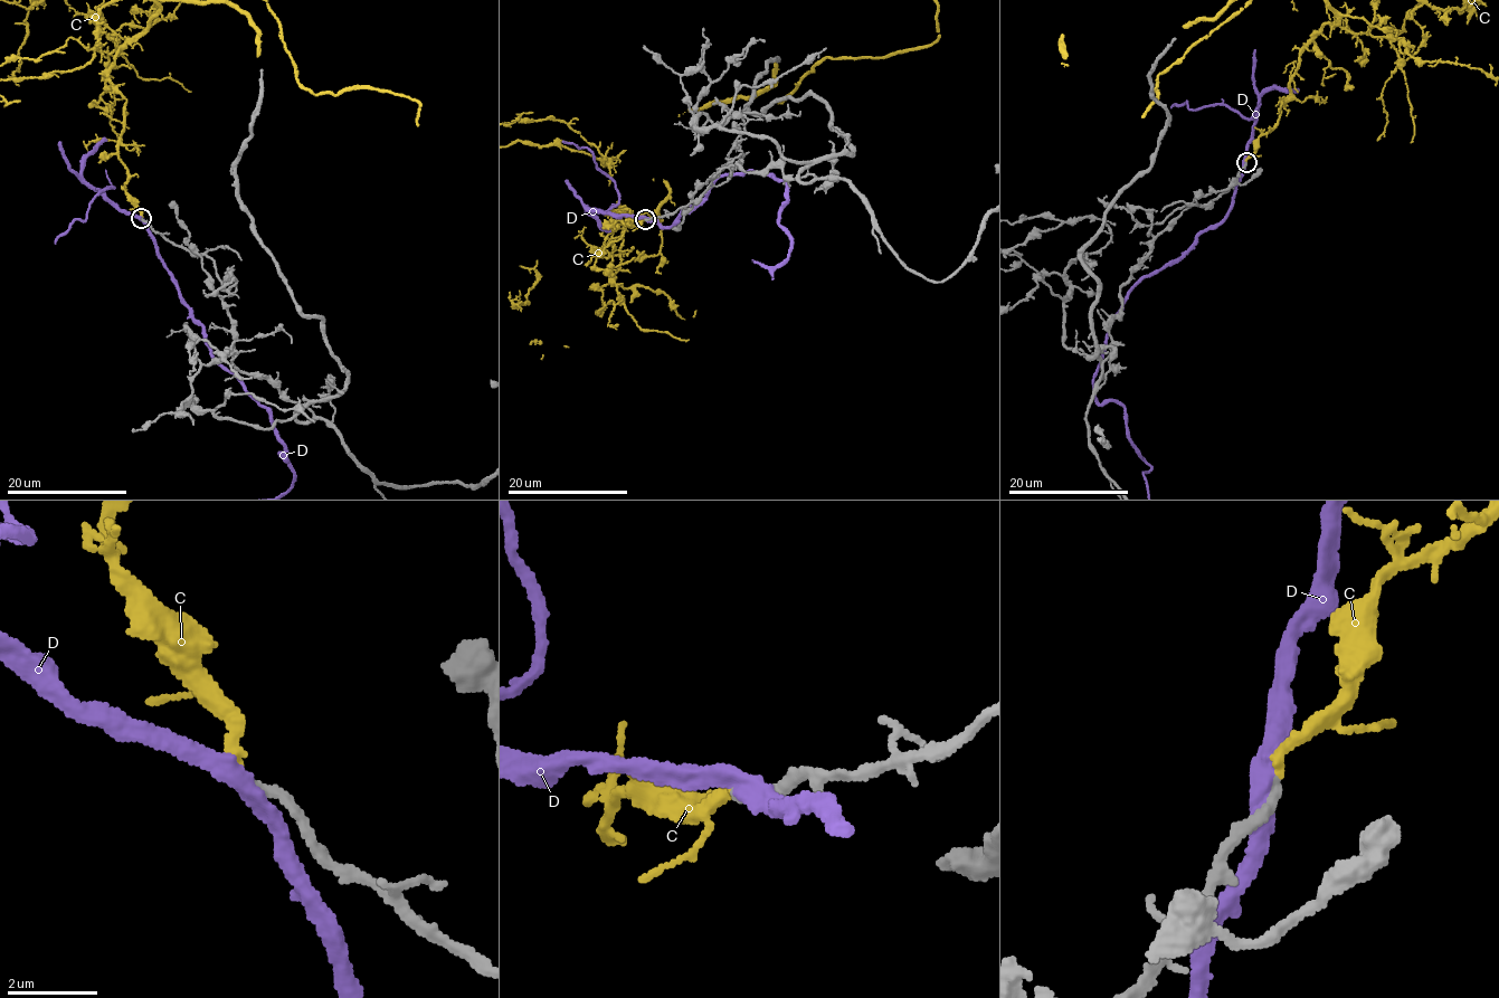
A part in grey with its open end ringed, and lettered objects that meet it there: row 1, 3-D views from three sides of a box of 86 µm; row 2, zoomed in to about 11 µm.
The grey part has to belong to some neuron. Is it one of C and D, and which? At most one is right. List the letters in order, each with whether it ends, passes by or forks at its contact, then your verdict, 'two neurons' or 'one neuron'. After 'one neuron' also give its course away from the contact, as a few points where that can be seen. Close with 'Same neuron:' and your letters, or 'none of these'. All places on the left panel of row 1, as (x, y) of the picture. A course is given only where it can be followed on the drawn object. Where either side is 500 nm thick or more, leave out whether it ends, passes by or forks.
C: it ends | one neuron
D: it passes by | two neurons
Same neuron: C

